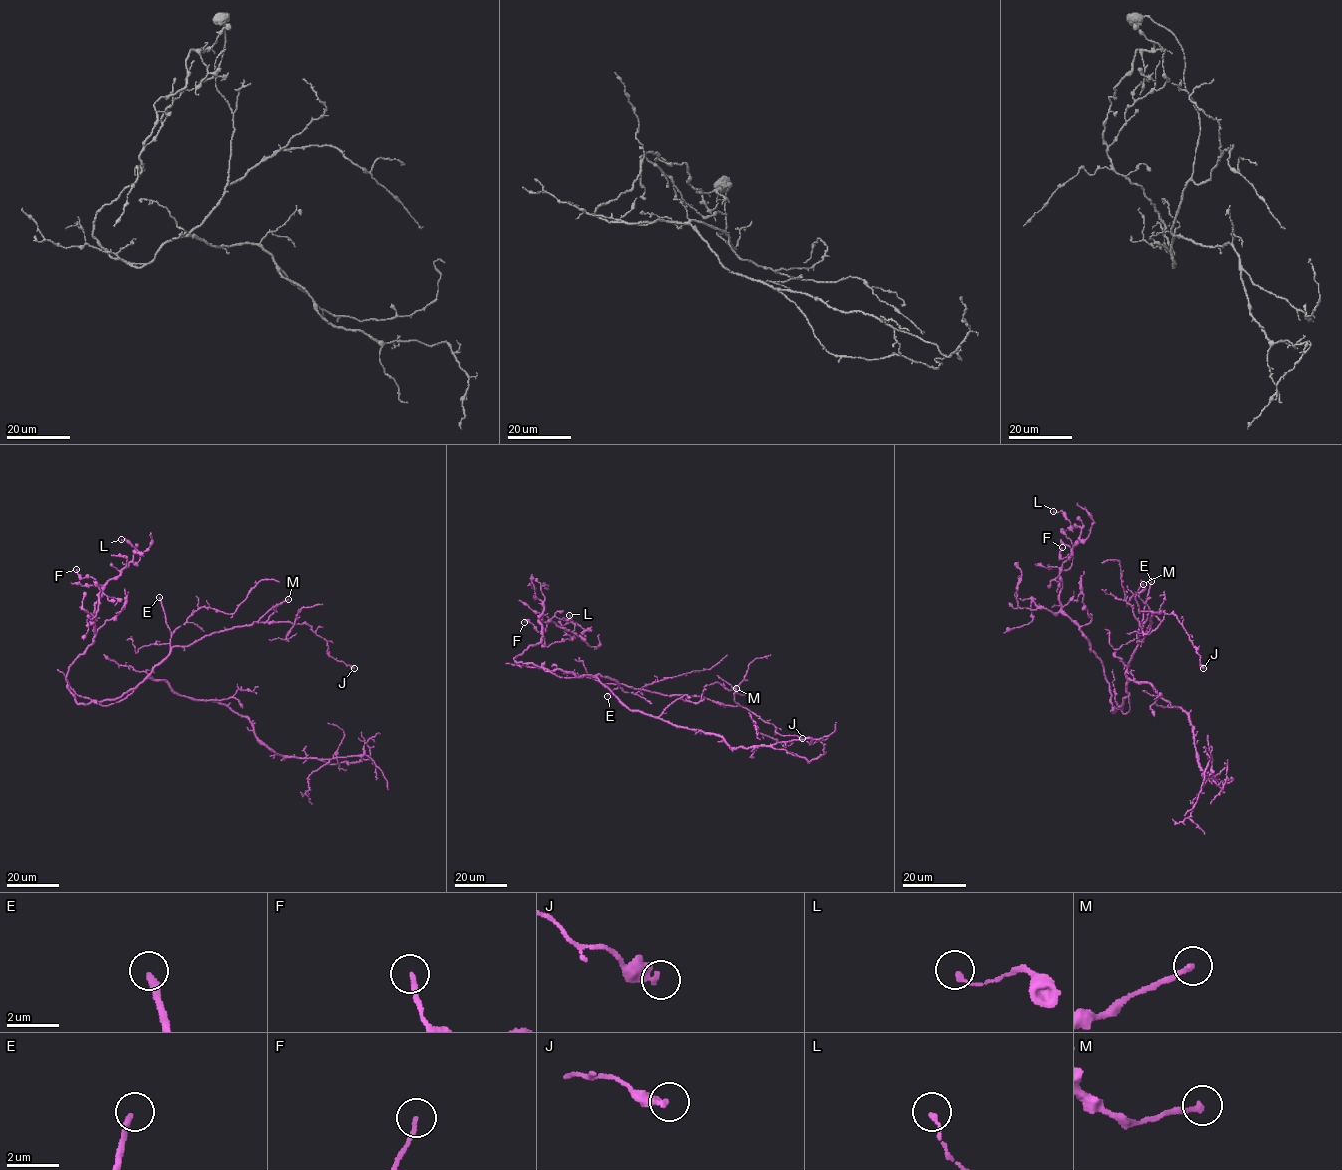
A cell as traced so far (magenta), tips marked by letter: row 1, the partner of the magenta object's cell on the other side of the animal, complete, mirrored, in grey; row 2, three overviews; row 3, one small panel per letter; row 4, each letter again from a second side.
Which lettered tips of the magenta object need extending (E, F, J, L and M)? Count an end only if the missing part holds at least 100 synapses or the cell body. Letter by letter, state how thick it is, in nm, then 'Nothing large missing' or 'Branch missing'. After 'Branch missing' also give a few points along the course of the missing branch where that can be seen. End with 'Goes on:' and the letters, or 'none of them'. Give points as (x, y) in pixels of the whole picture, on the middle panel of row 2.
E: Thickness 240 nm. Branch missing. Course of what is missing: (607, 696), (603, 697), (590, 683), (577, 683)
F: Thickness 180 nm. Nothing large missing
J: Thickness 400 nm. Nothing large missing
L: Thickness 180 nm. Nothing large missing
M: Thickness 200 nm. Nothing large missing
Goes on: E

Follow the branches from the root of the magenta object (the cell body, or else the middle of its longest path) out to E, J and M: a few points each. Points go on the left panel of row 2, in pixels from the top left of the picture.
E: (146, 678), (171, 649), (171, 633), (159, 597)
J: (146, 678), (173, 647), (186, 647), (214, 633), (256, 622), (307, 623), (327, 642), (331, 656), (354, 668)
M: (146, 678), (173, 647), (186, 647), (215, 632), (250, 626), (288, 599)

